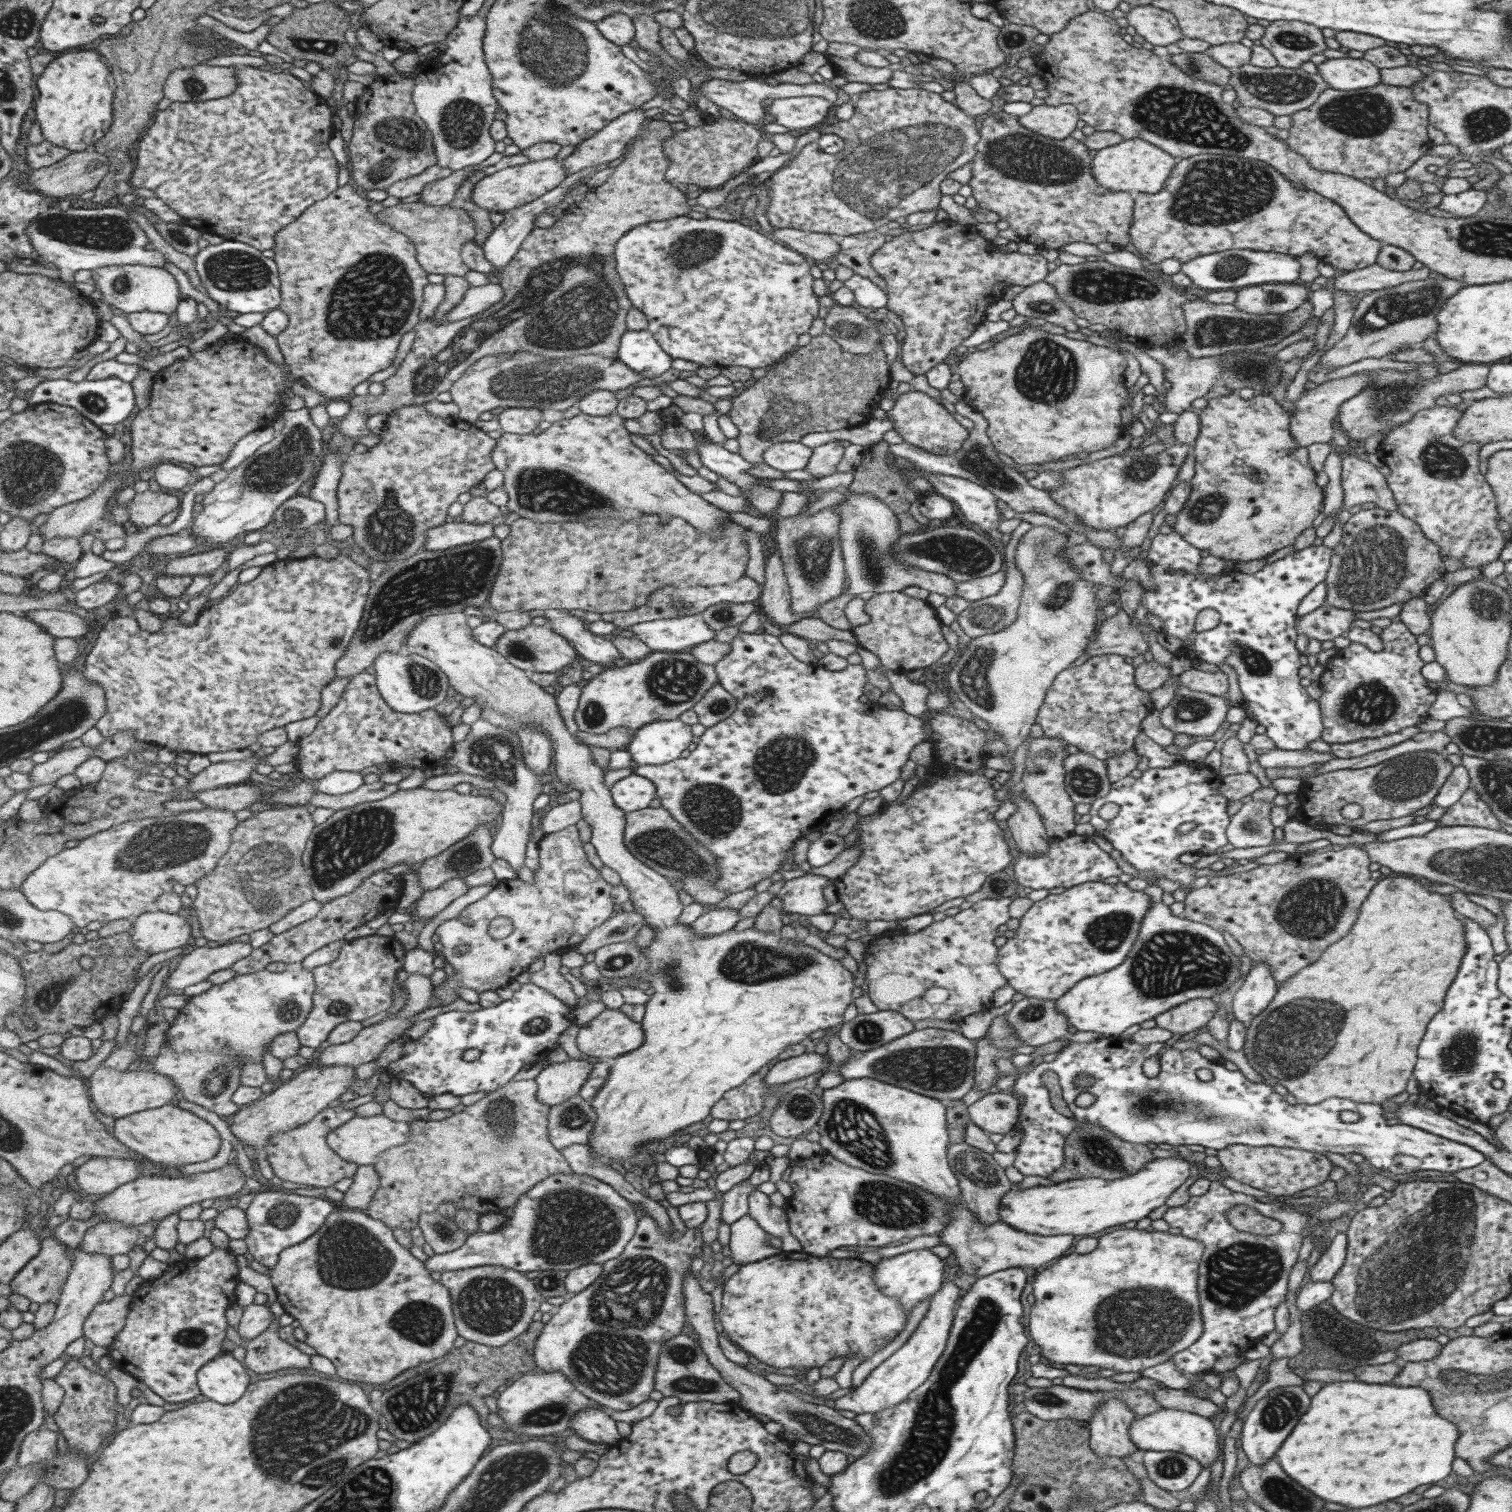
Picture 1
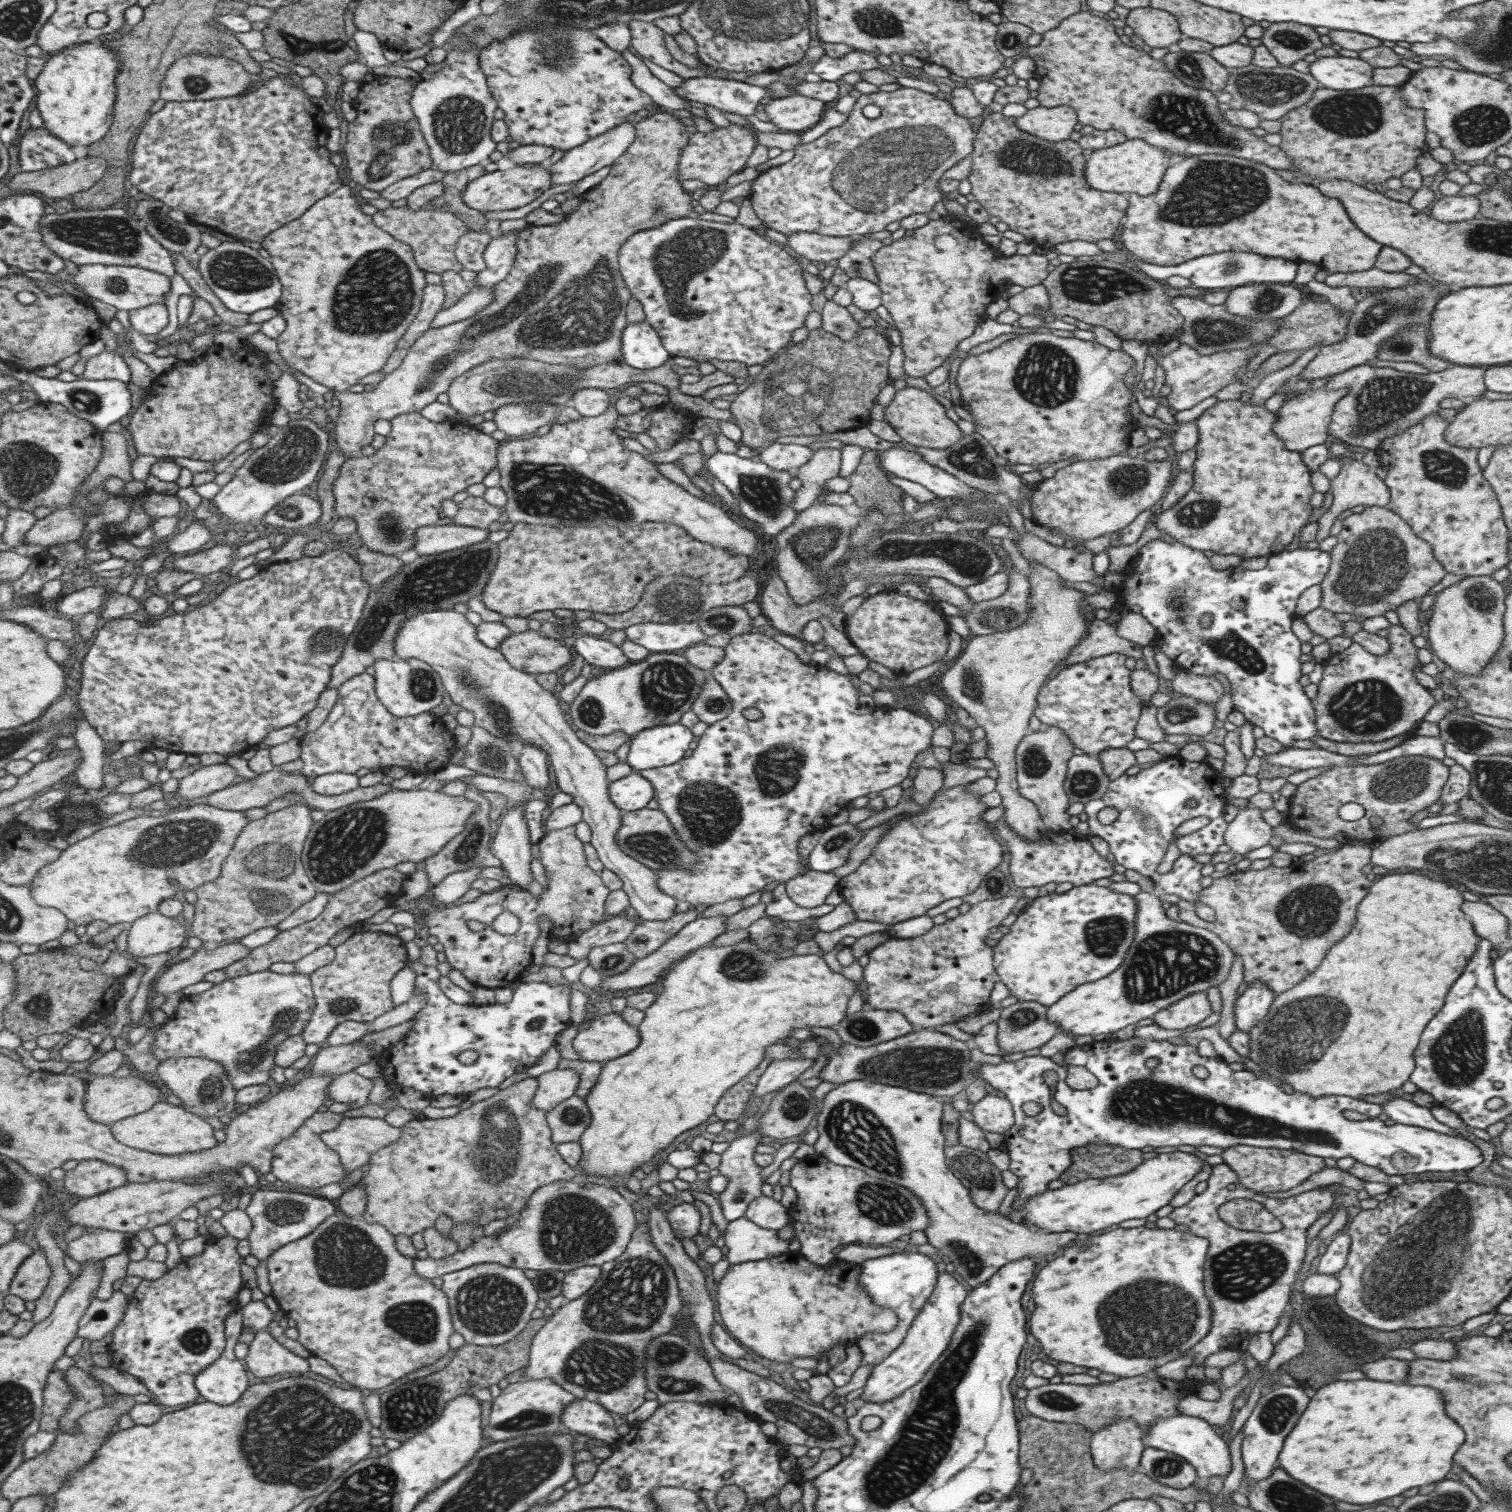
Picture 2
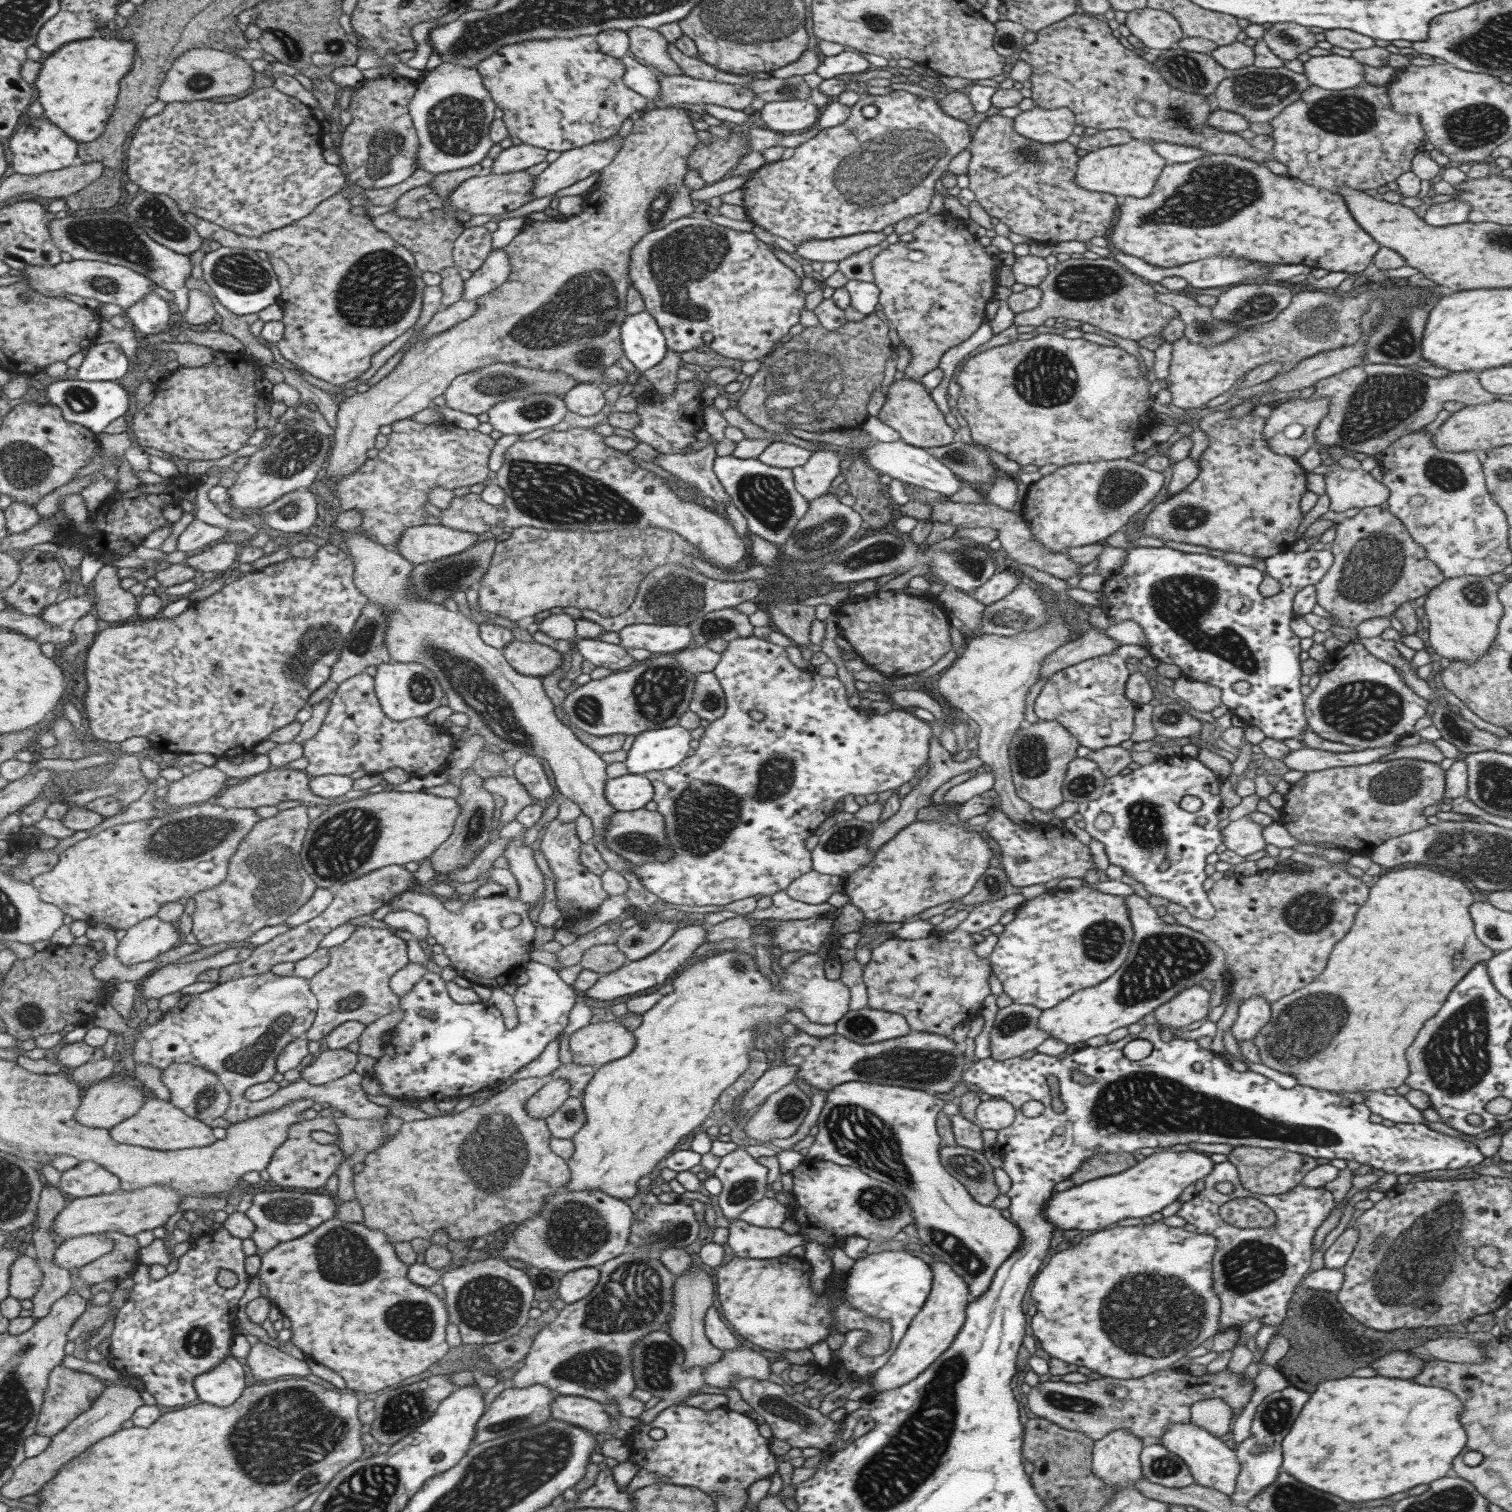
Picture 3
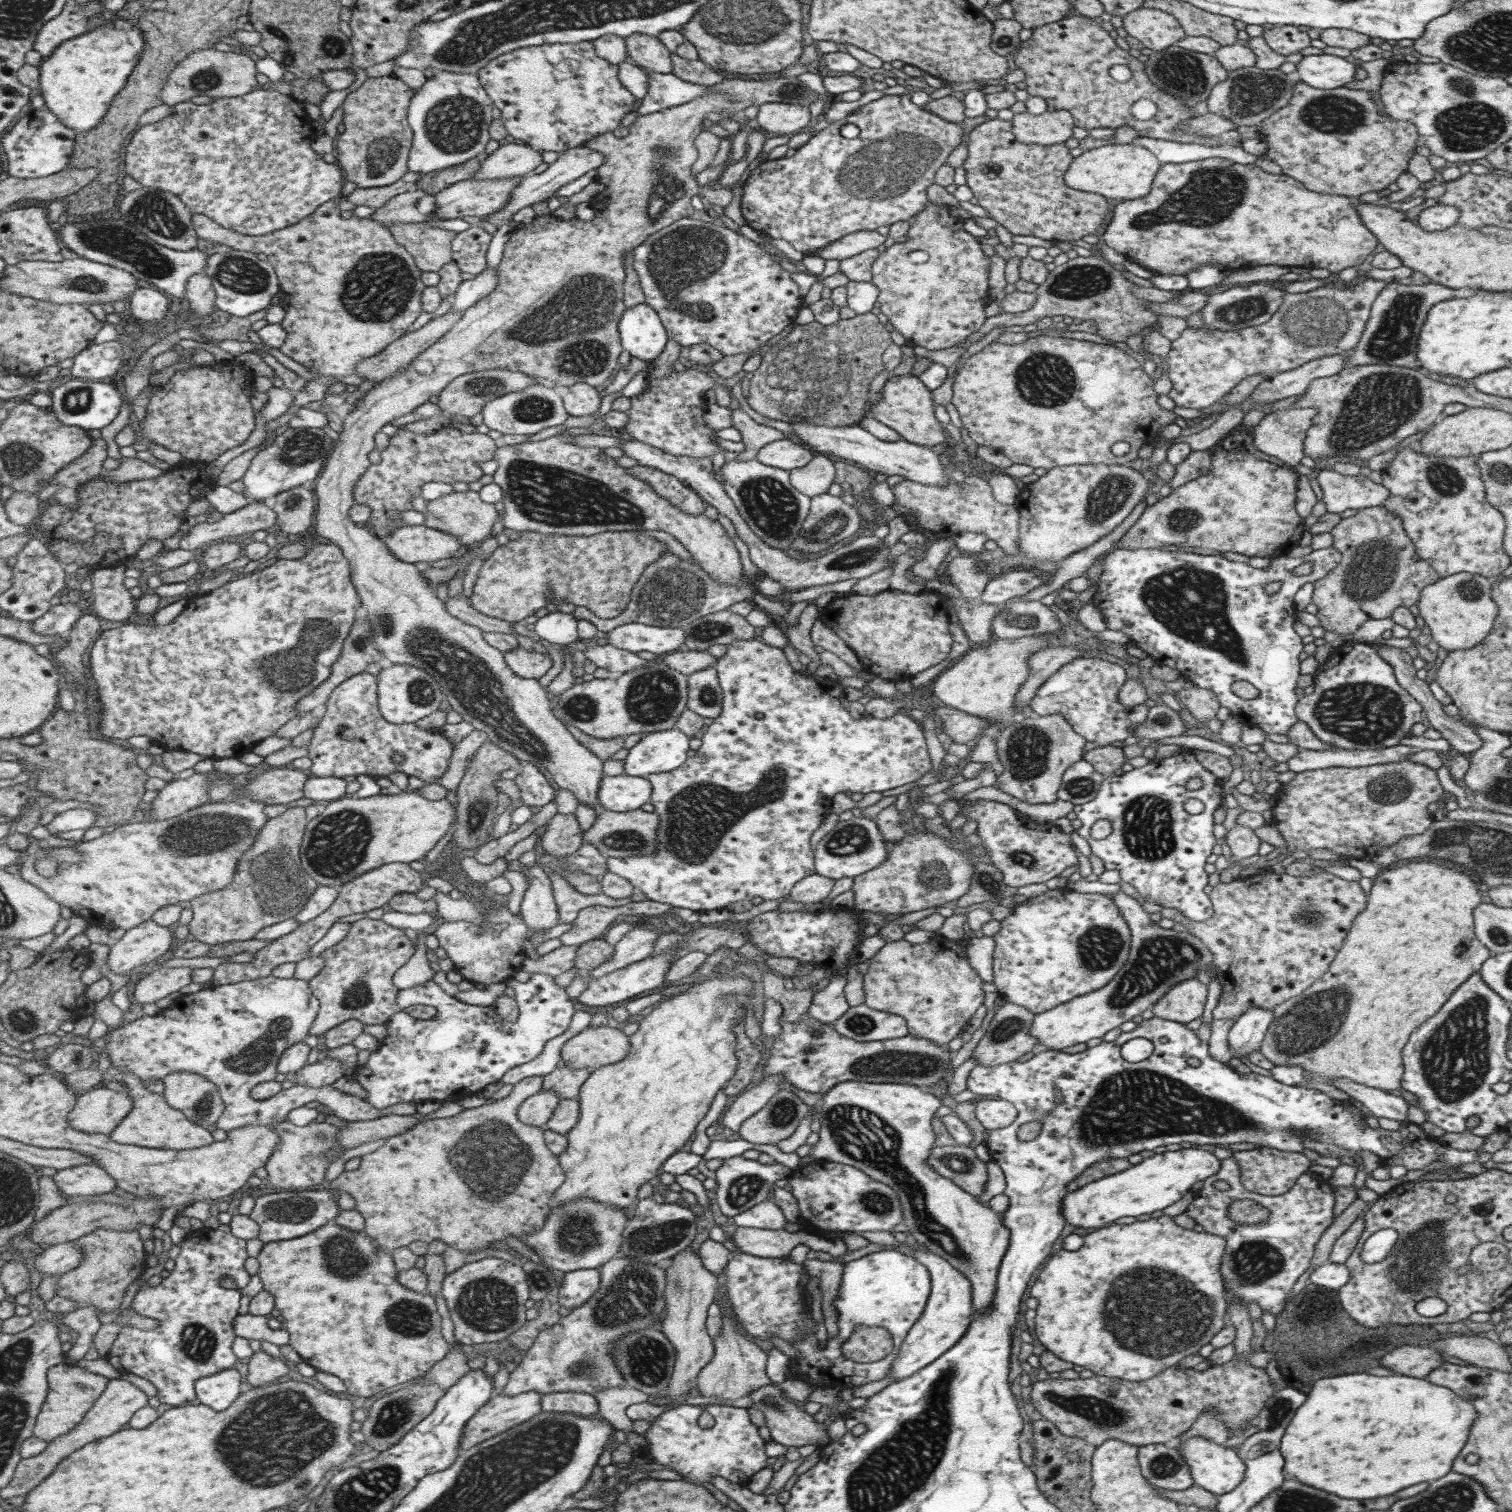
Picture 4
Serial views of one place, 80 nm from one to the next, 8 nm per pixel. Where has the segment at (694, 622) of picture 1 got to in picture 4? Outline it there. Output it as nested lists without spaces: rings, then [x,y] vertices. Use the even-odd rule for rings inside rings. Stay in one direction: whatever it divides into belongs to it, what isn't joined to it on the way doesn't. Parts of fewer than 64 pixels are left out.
[[[627,623],[605,632],[606,644],[627,652],[651,652],[656,657],[682,649],[684,638],[680,626],[661,628],[657,625]]]

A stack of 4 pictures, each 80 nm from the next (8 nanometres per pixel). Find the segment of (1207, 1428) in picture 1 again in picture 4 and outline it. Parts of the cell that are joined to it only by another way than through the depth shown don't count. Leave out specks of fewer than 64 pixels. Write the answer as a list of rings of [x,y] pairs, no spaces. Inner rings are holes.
[[[1190,1436],[1180,1446],[1176,1446],[1175,1450],[1187,1463],[1193,1485],[1199,1486],[1207,1492],[1216,1495],[1231,1492],[1243,1480],[1245,1465],[1234,1449],[1213,1444],[1210,1440],[1205,1440],[1200,1436]]]

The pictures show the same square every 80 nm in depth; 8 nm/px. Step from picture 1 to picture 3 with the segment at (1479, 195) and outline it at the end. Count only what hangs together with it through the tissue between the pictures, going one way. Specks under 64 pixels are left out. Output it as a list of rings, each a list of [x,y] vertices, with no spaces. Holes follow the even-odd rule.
[[[1451,200],[1443,204],[1425,205],[1420,214],[1425,225],[1445,227],[1466,222],[1469,210],[1467,203]]]

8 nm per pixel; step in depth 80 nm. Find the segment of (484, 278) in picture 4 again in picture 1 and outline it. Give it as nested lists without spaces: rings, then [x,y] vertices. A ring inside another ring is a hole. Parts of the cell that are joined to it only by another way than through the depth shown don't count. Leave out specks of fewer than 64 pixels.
[[[598,164],[597,166],[590,166],[589,168],[584,168],[584,170],[580,170],[579,172],[569,174],[565,176],[557,187],[549,190],[549,192],[543,194],[543,196],[521,207],[511,209],[511,211],[506,211],[503,214],[503,221],[491,230],[491,233],[487,236],[487,238],[485,238],[484,244],[481,246],[485,259],[487,259],[487,262],[489,262],[491,267],[493,267],[491,268],[491,272],[487,275],[489,281],[496,281],[496,279],[500,277],[505,265],[513,259],[513,255],[517,253],[517,250],[521,245],[521,242],[525,239],[525,236],[528,236],[529,232],[535,228],[534,219],[536,218],[536,215],[545,212],[545,209],[547,208],[553,209],[557,204],[563,201],[565,193],[572,190],[573,184],[575,184],[579,178],[595,174],[595,172],[601,170],[600,166],[601,164]]]

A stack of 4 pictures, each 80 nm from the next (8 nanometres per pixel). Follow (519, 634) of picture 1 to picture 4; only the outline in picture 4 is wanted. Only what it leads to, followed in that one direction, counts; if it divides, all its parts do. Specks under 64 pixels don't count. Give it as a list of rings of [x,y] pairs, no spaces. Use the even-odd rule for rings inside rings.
[[[520,646],[502,655],[508,669],[521,679],[539,679],[551,667],[551,659],[547,654],[525,650]]]

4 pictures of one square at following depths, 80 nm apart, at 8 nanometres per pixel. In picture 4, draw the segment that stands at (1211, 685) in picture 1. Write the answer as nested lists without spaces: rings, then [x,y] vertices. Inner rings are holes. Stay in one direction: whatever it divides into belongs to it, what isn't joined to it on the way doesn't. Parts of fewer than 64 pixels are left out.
[[[1193,687],[1176,692],[1177,698],[1185,706],[1185,713],[1190,714],[1197,722],[1207,722],[1215,717],[1220,707],[1217,696],[1213,692]]]

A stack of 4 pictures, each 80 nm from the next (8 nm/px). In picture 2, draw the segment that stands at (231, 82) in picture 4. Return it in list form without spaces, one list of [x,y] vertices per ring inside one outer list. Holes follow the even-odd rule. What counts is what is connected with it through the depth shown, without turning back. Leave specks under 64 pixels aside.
[[[193,53],[177,59],[168,71],[162,83],[161,98],[169,102],[185,102],[234,97],[247,90],[253,78],[244,65],[229,57]]]

